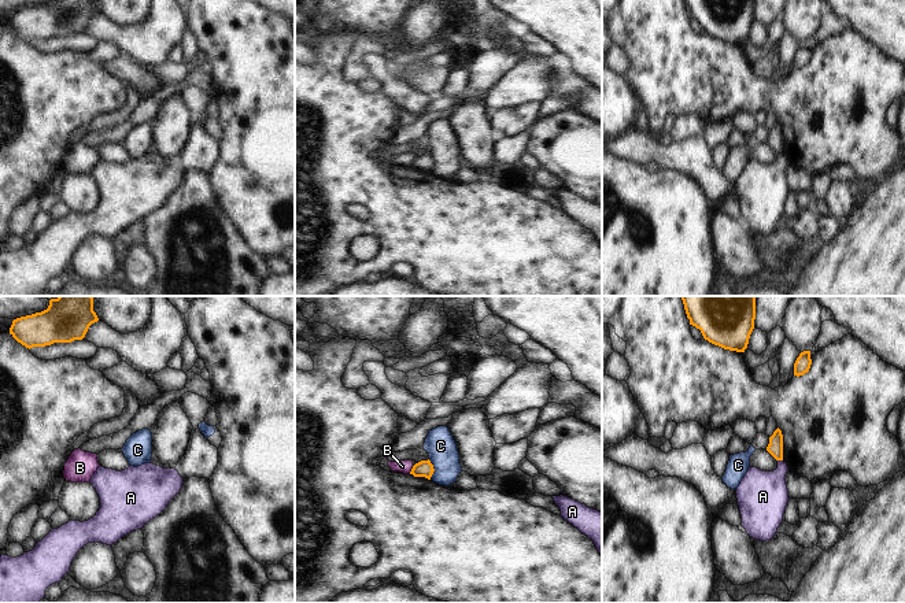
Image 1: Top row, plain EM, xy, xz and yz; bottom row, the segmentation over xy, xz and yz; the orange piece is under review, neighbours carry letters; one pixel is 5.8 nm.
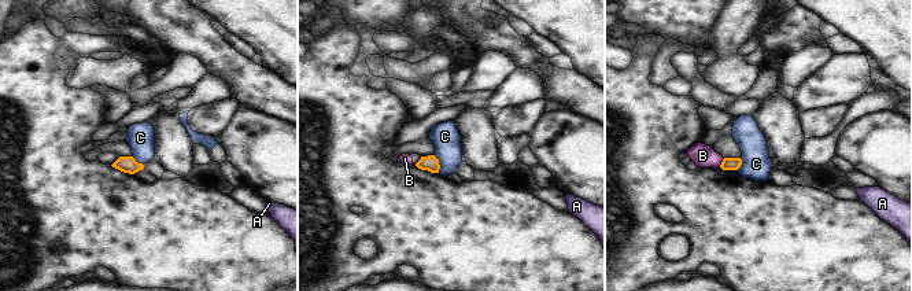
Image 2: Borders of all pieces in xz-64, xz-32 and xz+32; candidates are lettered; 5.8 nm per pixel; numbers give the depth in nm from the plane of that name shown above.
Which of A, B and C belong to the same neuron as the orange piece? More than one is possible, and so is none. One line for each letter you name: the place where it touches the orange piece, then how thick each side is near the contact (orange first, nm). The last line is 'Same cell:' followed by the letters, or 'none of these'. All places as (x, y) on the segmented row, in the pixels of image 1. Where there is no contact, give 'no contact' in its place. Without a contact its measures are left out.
Same cell: none of these

